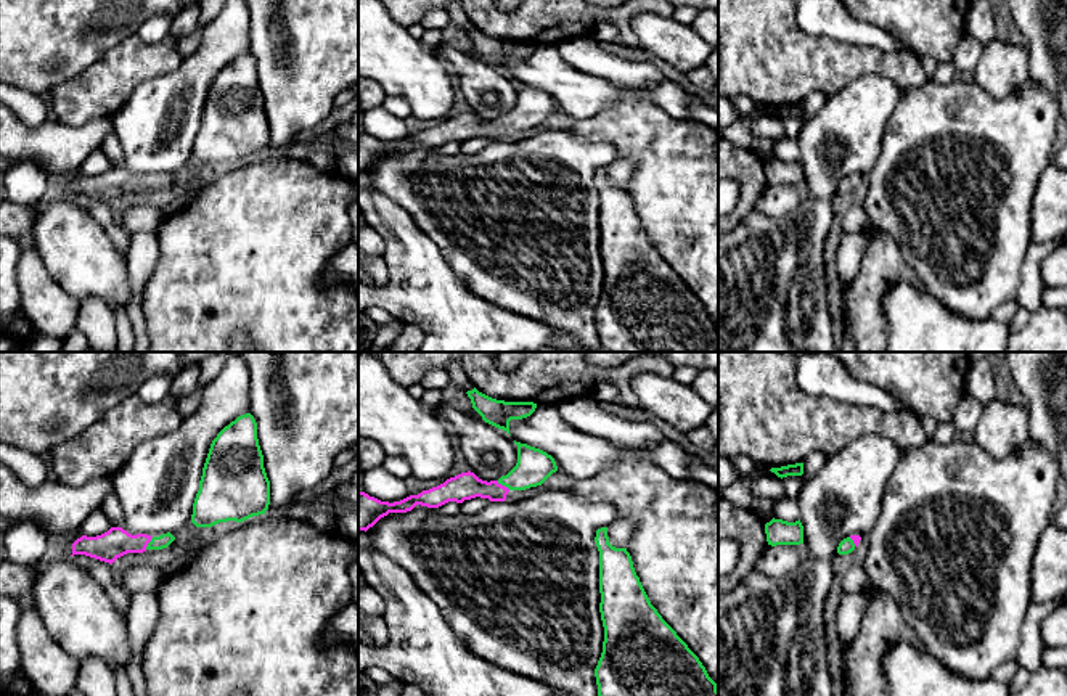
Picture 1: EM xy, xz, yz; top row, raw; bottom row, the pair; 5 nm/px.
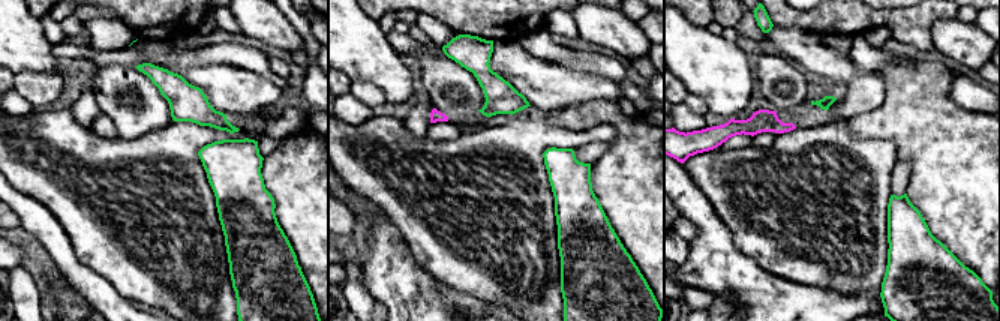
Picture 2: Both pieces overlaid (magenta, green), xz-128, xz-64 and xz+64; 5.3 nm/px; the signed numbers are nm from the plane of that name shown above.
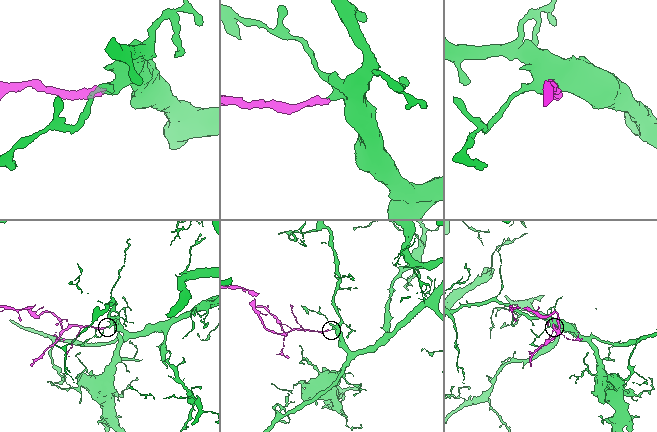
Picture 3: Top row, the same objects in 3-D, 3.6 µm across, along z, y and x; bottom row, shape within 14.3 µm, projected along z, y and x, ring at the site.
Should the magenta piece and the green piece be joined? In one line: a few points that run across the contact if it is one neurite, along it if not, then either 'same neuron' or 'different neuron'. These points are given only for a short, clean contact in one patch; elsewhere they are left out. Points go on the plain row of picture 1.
line xz (465, 126), (503, 126), (526, 114), (534, 106); same neuron

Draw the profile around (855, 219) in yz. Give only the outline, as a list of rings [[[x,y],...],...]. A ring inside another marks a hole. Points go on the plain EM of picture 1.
[[[861,207],[850,209],[842,219],[844,233],[855,233],[868,223],[868,215]]]

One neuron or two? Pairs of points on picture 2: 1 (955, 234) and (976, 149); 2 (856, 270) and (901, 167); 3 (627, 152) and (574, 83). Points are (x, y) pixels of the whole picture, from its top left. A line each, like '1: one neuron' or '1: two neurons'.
1: one neuron
2: two neurons
3: two neurons

